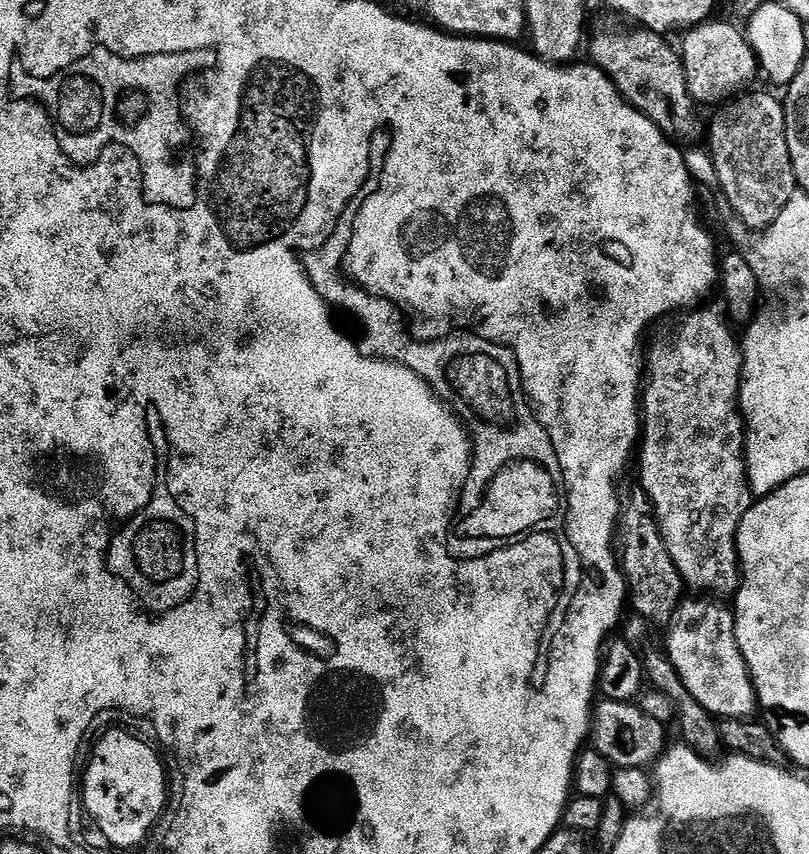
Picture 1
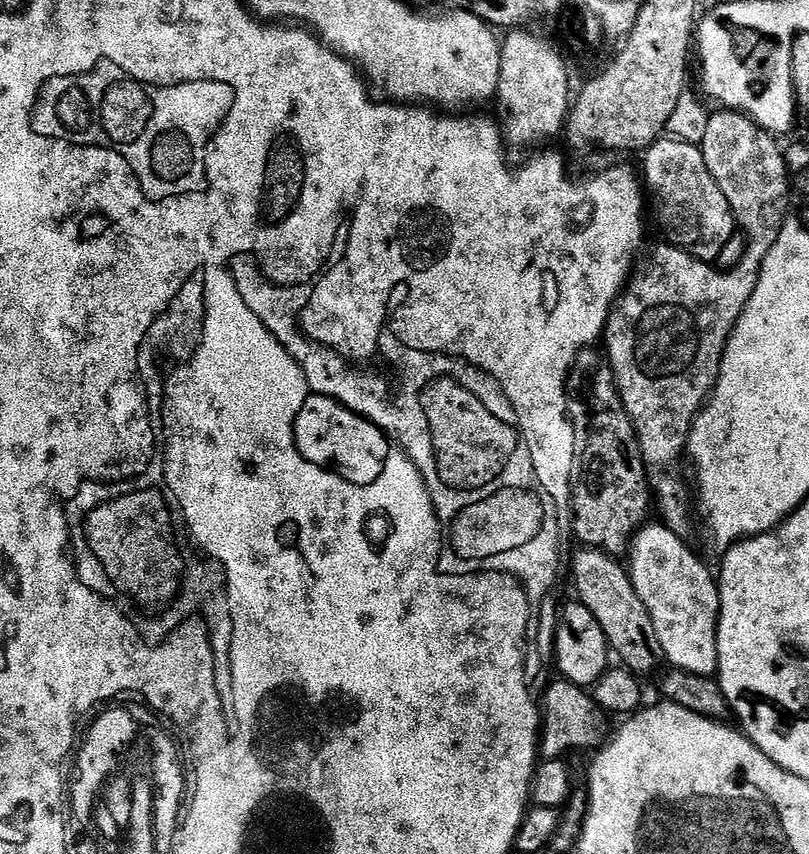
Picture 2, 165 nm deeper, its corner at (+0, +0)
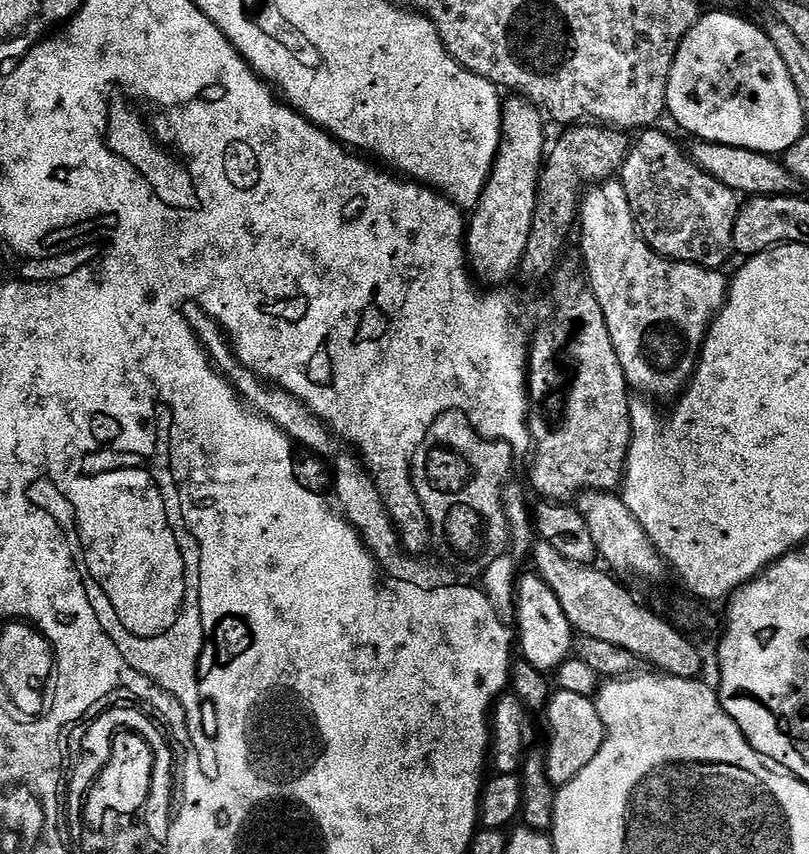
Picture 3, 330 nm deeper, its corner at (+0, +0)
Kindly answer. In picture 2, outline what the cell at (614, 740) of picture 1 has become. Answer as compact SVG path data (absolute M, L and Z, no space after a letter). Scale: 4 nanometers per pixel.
M563 678L549 683L542 693L542 723L538 752L544 760L559 760L563 752L576 752L579 748L596 750L605 743L604 720L606 713L583 687Z

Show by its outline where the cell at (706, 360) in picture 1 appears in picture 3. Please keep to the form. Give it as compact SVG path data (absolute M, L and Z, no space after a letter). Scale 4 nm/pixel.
M616 178L597 183L583 193L578 205L579 230L580 252L584 255L583 271L606 318L606 330L610 330L610 342L614 342L614 354L618 354L618 362L622 362L629 389L633 393L640 392L636 394L641 397L657 401L667 396L679 397L695 369L702 337L712 317L724 307L729 277L724 277L725 273L715 268L668 260L652 249L640 236L624 185Z

